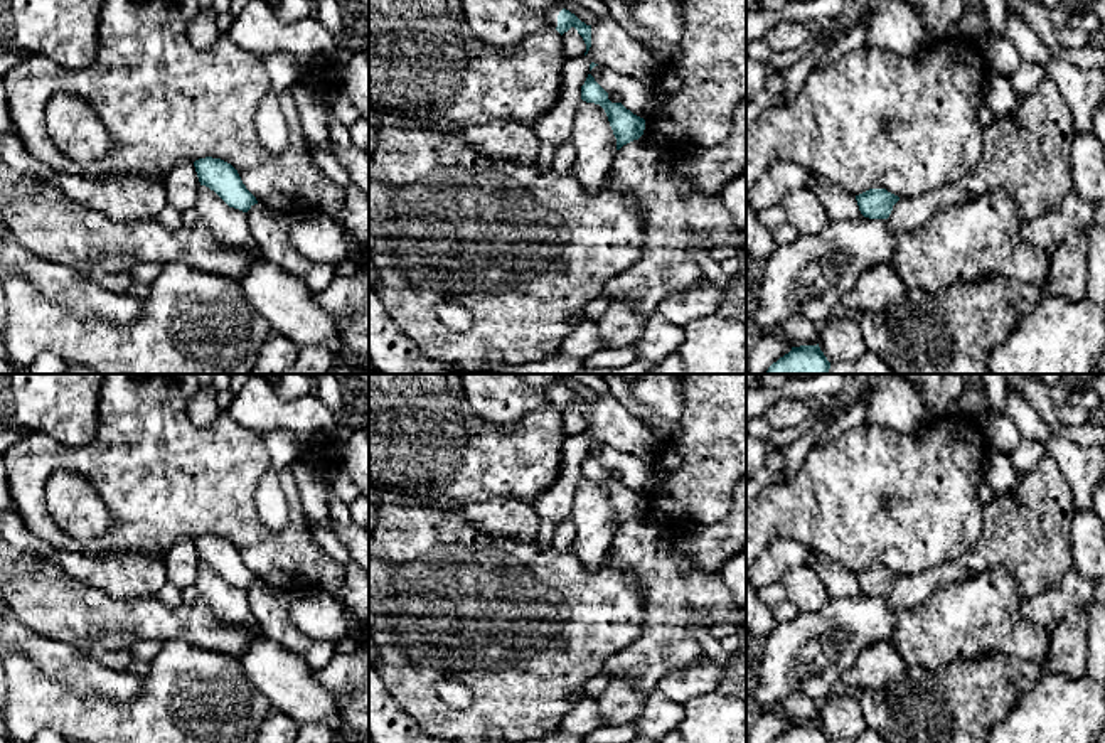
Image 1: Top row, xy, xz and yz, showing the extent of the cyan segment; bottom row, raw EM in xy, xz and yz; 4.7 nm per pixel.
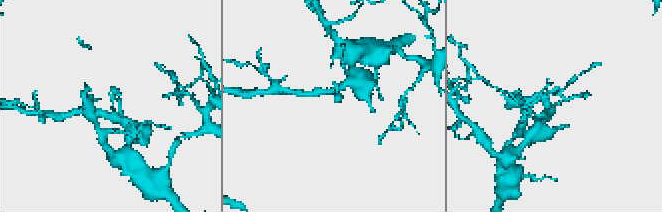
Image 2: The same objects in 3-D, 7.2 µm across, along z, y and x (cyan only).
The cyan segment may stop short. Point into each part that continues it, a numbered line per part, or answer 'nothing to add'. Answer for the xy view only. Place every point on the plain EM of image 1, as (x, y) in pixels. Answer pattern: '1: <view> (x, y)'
nothing to add

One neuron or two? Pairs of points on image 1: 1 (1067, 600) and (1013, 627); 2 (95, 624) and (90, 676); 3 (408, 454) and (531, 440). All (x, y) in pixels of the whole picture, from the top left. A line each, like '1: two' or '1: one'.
1: two
2: two
3: one

